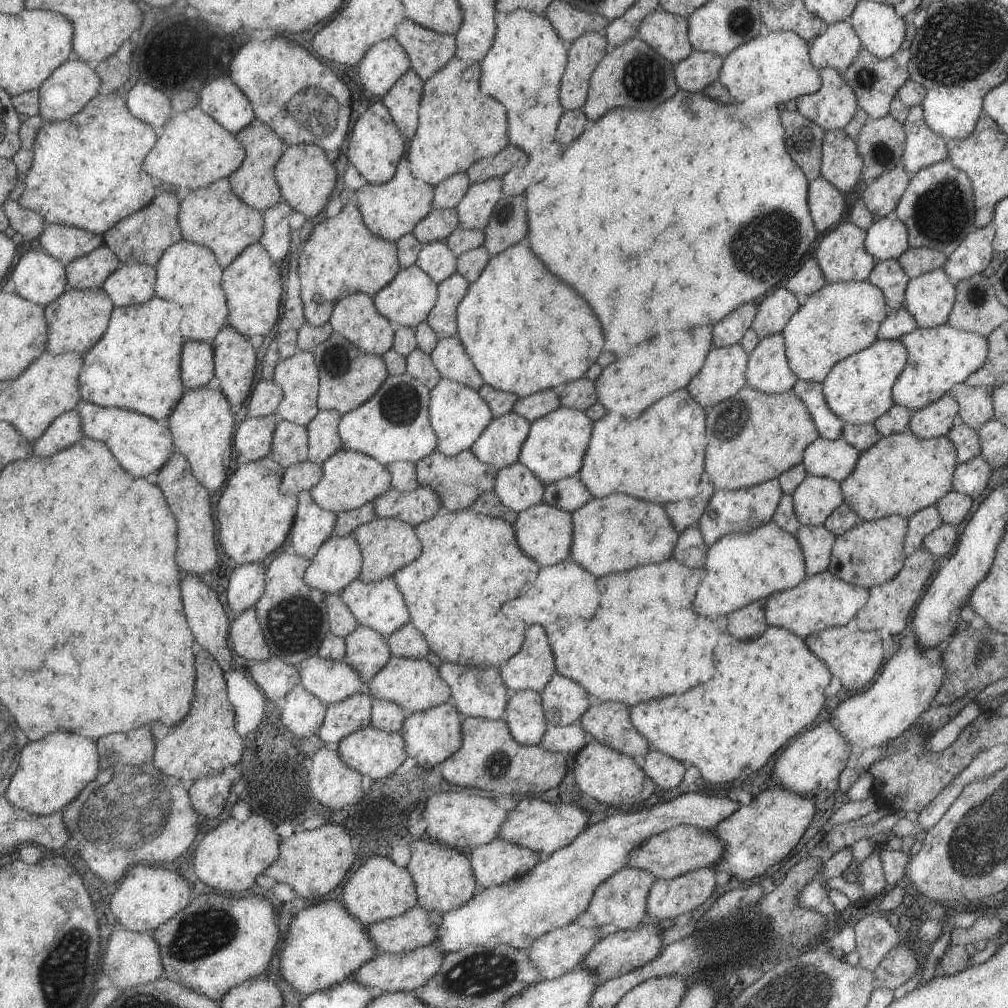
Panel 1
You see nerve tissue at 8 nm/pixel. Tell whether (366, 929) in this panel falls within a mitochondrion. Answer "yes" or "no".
no

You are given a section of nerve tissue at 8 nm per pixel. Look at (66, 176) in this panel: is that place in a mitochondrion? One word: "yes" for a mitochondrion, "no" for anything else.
no

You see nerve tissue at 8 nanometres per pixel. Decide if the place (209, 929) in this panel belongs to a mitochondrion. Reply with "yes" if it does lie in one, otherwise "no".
yes

